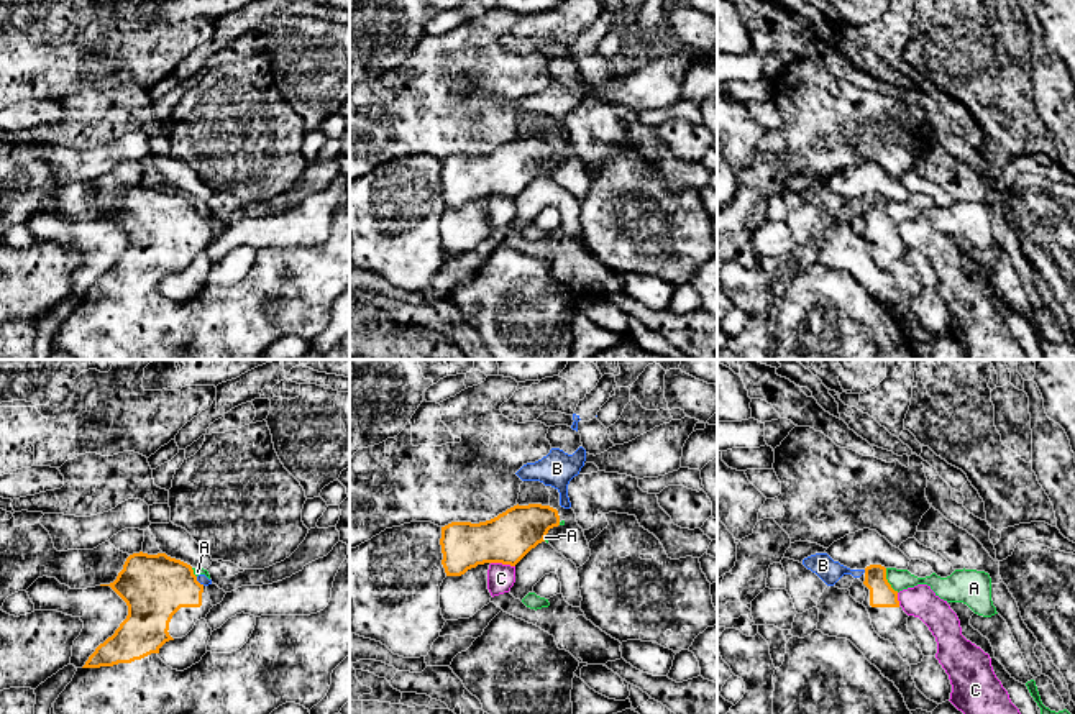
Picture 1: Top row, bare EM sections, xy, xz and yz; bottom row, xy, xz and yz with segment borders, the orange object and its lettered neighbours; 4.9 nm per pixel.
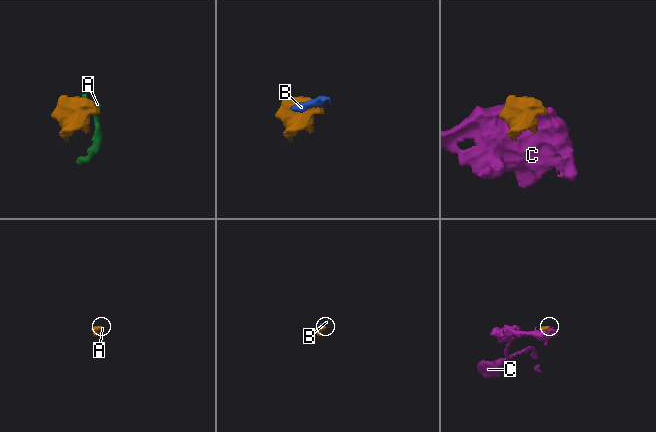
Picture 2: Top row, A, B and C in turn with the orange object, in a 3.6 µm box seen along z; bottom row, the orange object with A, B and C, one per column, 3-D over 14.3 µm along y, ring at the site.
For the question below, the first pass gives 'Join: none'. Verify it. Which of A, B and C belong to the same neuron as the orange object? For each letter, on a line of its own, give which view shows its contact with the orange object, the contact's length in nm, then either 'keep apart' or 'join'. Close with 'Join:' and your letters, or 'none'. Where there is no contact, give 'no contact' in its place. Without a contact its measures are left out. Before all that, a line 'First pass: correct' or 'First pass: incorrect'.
First pass: correct
A: contact in yz; length 140 nm; keep apart
B: contact in xy; length 60 nm; keep apart
C: contact in xz; length 120 nm; keep apart
Join: none

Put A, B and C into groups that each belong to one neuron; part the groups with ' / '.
A B / C

